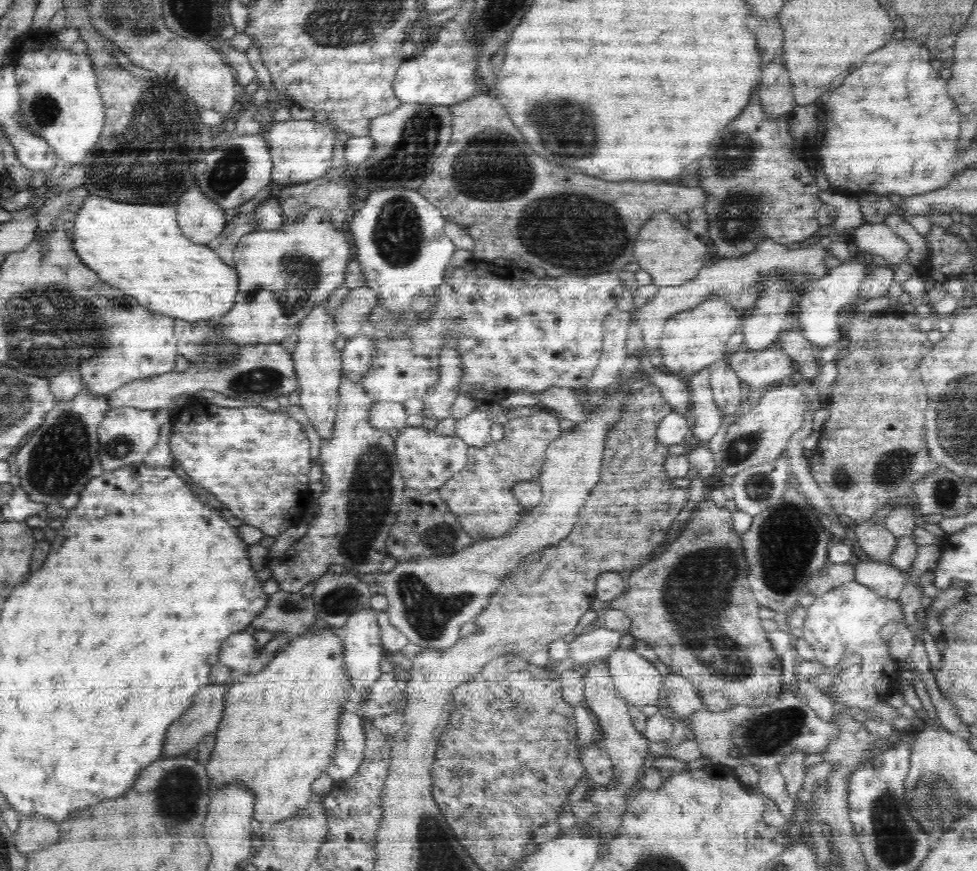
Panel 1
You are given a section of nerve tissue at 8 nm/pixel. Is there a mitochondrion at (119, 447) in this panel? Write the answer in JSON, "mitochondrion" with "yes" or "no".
{"mitochondrion":"yes"}

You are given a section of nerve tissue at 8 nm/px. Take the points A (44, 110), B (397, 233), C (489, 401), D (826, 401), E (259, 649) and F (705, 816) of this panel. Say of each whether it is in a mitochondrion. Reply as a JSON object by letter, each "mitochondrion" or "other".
{"A":"mitochondrion","B":"mitochondrion","C":"other","D":"other","E":"other","F":"other"}

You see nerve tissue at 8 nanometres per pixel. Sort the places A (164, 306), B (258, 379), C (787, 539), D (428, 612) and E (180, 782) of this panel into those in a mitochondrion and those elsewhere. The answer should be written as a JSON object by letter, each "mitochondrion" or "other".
{"A":"other","B":"mitochondrion","C":"mitochondrion","D":"mitochondrion","E":"mitochondrion"}

